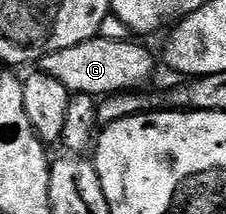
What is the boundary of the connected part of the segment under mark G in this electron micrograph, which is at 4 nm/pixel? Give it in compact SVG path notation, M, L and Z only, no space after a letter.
M101 37L80 41L80 45L71 45L69 49L60 49L56 53L48 53L40 60L40 71L43 75L56 77L56 81L60 81L60 85L64 85L75 95L88 93L95 97L105 97L107 95L116 95L119 91L133 91L141 88L139 87L141 83L149 84L153 80L156 62L154 63L154 55L148 48L132 42L127 40L106 40Z

